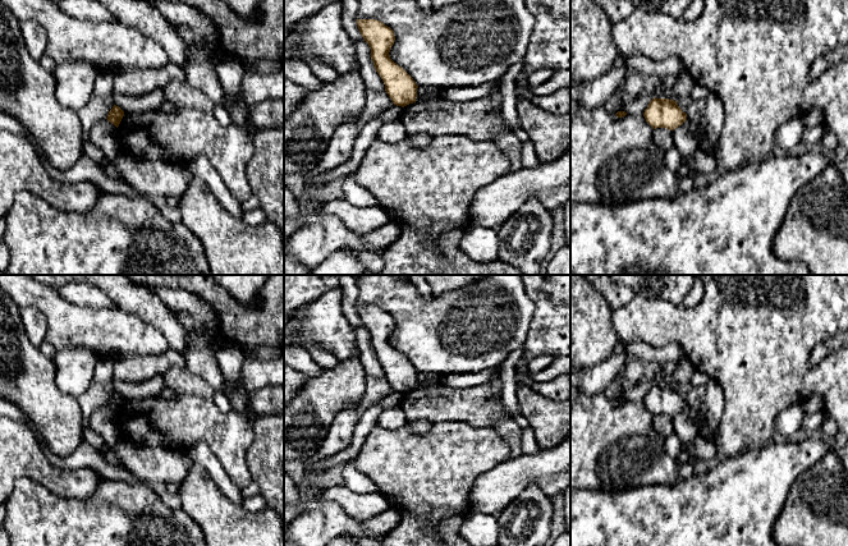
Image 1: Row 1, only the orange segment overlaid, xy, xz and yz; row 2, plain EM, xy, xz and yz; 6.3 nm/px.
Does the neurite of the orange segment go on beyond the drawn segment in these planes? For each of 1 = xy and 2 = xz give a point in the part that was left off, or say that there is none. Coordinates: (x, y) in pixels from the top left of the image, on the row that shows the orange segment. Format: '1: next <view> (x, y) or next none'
1: next none
2: next none

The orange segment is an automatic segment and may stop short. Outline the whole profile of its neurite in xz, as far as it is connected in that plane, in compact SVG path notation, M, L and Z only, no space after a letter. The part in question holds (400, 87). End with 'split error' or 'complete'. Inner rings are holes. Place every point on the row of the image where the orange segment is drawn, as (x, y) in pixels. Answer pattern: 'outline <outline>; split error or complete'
outline M357 19L357 26L371 49L375 69L393 104L404 107L416 102L418 86L389 55L395 41L394 31L376 19Z; complete

